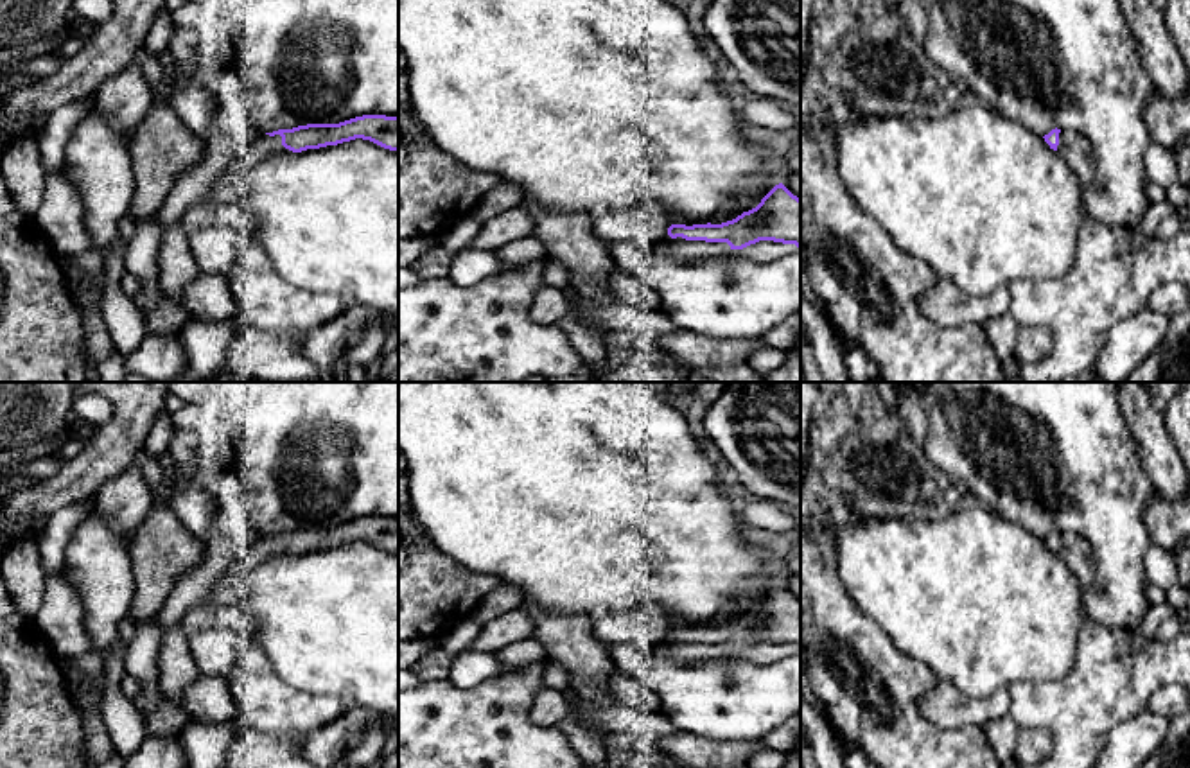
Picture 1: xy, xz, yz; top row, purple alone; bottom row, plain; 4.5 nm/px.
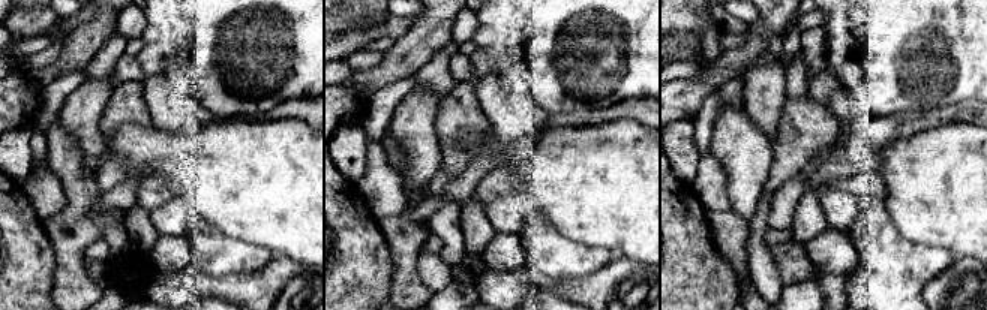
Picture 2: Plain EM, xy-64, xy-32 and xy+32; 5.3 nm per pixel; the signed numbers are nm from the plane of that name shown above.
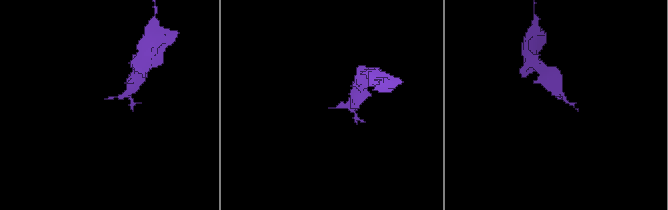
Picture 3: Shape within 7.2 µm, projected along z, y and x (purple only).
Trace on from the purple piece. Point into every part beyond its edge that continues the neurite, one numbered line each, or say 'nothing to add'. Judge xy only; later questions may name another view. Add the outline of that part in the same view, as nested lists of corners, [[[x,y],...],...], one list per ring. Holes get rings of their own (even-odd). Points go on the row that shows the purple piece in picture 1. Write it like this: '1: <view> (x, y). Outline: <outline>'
1: xy (230, 185). Outline: [[[260,135],[257,140],[239,145],[230,165],[201,194],[199,203],[233,205],[248,196],[248,176],[260,161],[285,153],[282,136]]]

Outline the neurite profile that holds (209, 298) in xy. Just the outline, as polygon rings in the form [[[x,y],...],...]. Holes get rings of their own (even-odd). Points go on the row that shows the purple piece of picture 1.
[[[201,273],[187,284],[176,303],[187,310],[190,319],[203,323],[232,321],[237,312],[230,282],[223,275]]]

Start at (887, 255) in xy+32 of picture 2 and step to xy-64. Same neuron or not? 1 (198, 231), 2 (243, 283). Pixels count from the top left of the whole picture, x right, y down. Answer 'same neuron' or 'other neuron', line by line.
1: same neuron
2: other neuron

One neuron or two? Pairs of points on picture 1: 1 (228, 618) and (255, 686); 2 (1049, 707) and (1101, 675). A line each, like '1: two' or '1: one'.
1: one
2: one

